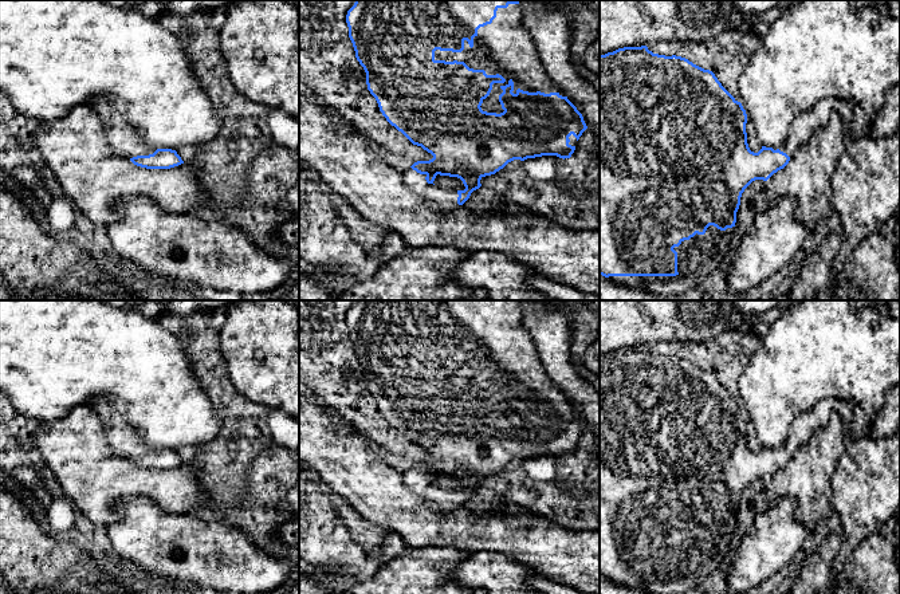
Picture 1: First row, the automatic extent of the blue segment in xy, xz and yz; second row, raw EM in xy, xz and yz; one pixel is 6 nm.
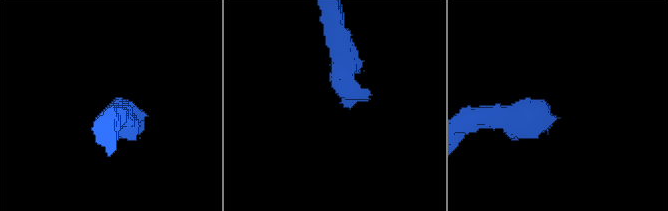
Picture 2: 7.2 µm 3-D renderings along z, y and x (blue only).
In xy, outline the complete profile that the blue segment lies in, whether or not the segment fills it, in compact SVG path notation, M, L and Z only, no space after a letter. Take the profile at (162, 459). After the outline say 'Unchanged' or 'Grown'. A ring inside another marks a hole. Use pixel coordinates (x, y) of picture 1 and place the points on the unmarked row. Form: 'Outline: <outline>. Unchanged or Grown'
Outline: M95 398L90 405L103 424L109 447L121 457L129 459L134 465L146 469L170 469L184 464L176 451L156 449L146 445L105 398Z. Grown

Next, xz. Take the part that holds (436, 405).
Outline: M355 300L354 306L347 311L346 323L355 358L366 373L368 390L376 398L380 412L413 445L421 447L433 456L432 460L417 461L402 472L405 487L410 492L428 499L443 511L451 511L463 506L471 493L482 487L480 480L483 477L495 475L514 460L524 461L542 456L557 456L563 460L570 459L579 437L587 429L582 414L549 378L537 346L523 327L519 300ZM437 475L460 479L465 489L456 492L436 487L433 481Z. Grown

